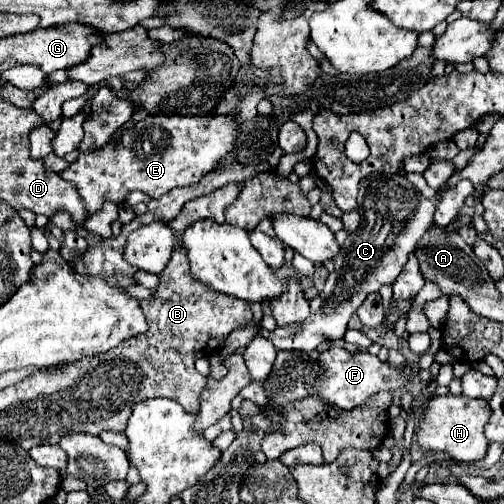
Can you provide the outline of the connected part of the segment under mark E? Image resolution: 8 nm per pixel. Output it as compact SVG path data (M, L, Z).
M151 115L131 127L117 145L107 143L101 151L81 153L79 159L61 173L69 179L89 207L89 215L101 209L105 199L121 205L133 189L157 199L169 189L195 185L233 153L239 139L239 123L233 115Z

